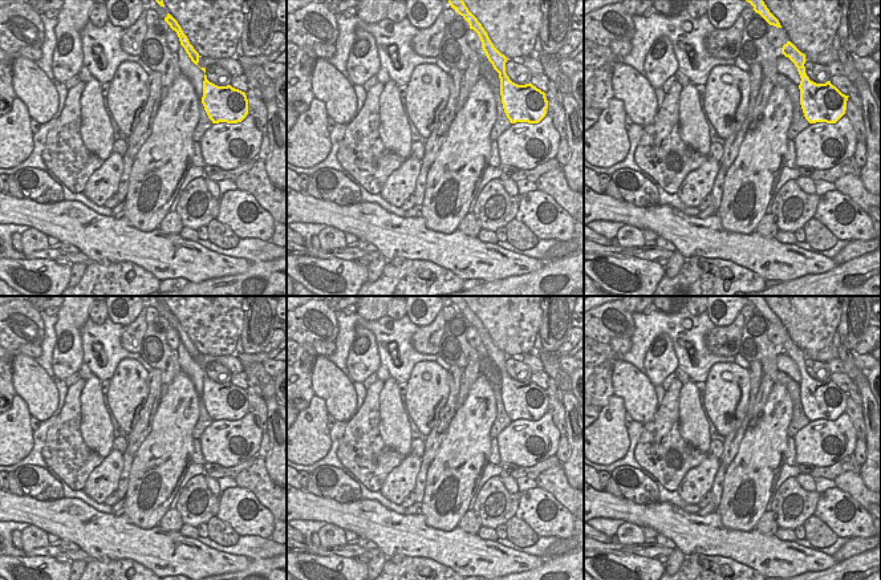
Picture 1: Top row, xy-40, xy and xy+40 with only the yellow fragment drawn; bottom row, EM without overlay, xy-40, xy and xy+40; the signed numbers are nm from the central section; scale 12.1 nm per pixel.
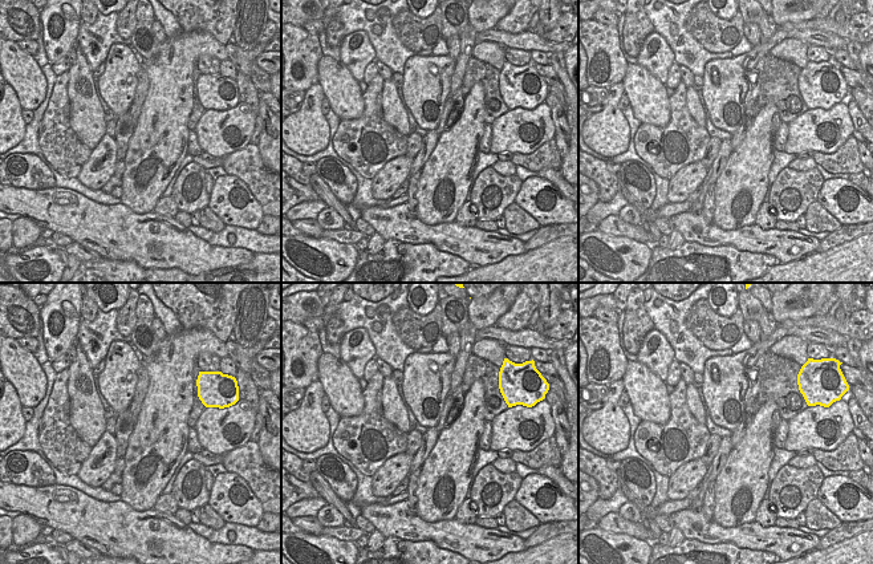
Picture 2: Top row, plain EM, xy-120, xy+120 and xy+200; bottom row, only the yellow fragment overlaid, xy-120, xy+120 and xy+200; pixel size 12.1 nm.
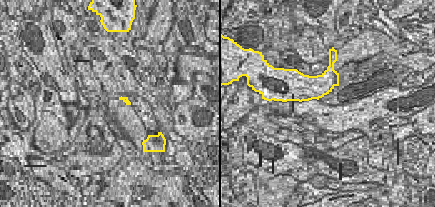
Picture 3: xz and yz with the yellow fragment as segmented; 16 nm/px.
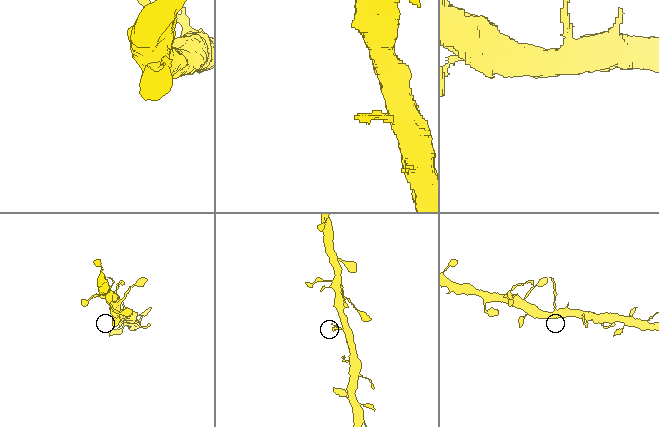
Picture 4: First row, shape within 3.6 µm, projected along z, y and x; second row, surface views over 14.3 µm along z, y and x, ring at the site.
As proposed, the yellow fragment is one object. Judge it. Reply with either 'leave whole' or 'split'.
split

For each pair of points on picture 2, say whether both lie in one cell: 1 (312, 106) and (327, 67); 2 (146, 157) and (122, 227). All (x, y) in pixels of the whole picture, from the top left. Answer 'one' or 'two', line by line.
1: two
2: two

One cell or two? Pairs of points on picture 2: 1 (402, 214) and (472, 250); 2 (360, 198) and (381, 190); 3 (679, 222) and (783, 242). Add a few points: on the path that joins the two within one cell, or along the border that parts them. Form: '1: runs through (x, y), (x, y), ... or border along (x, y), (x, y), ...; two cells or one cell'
1: runs through (419, 231), (426, 235), (442, 235), (455, 239); one cell
2: border along (370, 179), (372, 195), (388, 201); two cells
3: runs through (705, 230), (713, 236), (752, 238), (758, 240); one cell

